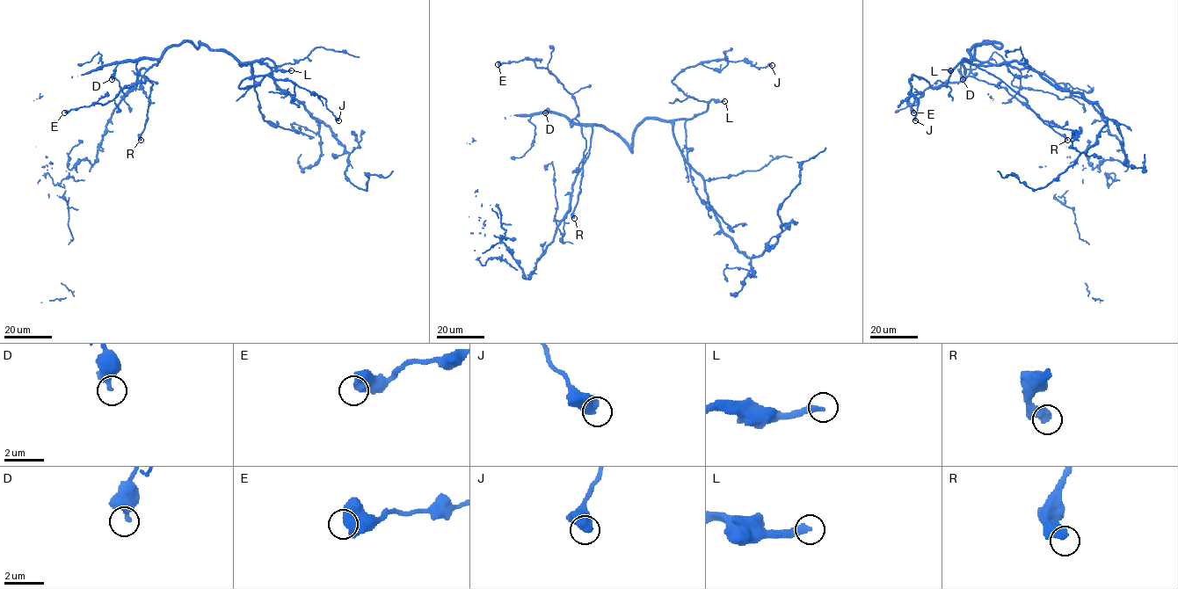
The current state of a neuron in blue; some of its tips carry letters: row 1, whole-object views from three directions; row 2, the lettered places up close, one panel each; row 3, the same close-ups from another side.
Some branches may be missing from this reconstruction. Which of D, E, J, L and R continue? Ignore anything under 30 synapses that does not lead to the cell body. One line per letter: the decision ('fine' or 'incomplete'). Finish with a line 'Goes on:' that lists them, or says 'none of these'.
D: fine
E: fine
J: fine
L: incomplete
R: incomplete
Goes on: L, R

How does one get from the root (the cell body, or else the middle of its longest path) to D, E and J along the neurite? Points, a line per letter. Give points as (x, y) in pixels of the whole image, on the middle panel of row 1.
D: (594, 125), (574, 124), (563, 115), (550, 111), (545, 112)
E: (594, 125), (574, 124), (569, 120), (578, 113), (575, 98), (546, 69), (538, 68), (529, 59), (498, 64)
J: (594, 125), (632, 151), (646, 119), (707, 110), (672, 82), (685, 69), (772, 65)

